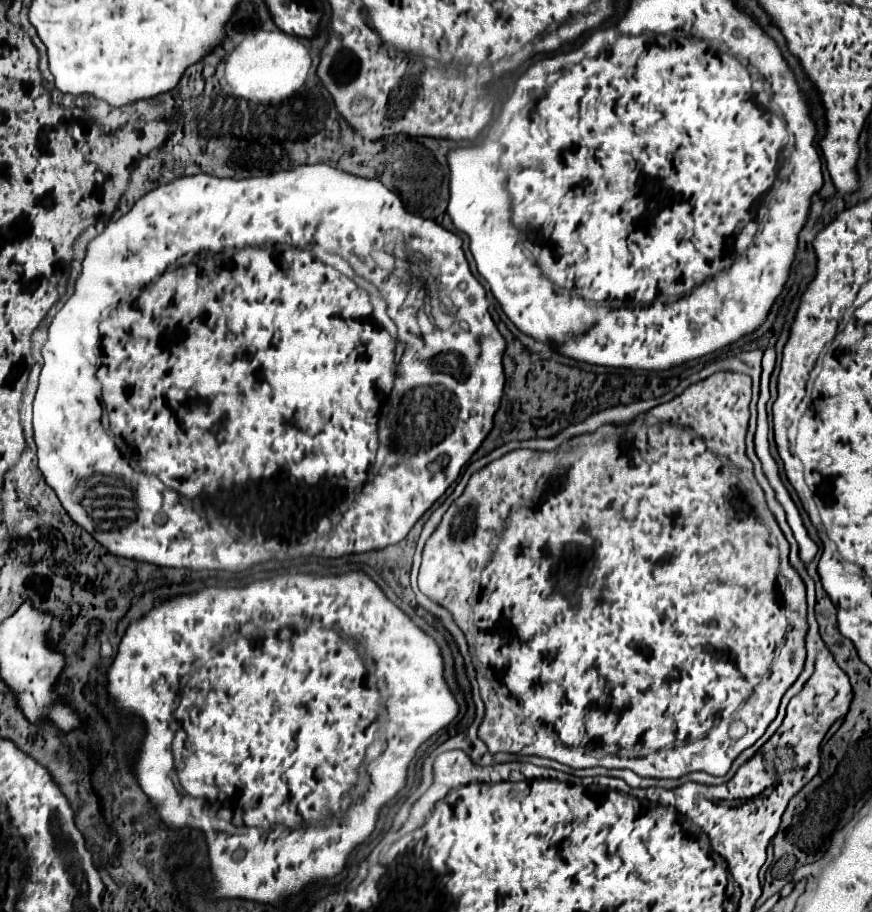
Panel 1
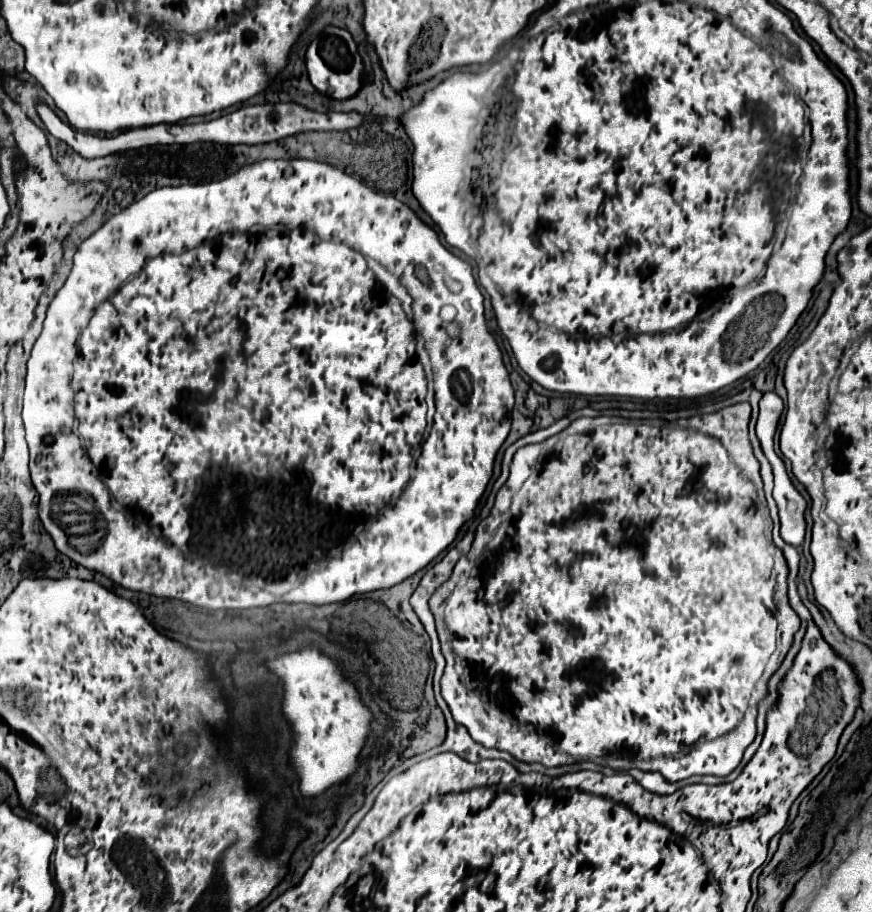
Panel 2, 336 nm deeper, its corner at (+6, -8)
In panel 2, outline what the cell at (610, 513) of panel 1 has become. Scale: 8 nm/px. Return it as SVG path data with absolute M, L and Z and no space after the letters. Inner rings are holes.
M740 402L740 404L734 404L734 406L722 408L718 412L712 412L712 414L680 418L680 420L674 420L674 422L666 422L666 420L628 420L628 418L620 418L620 416L578 418L566 430L562 430L560 434L556 434L556 436L552 436L544 442L528 444L528 446L518 448L518 452L514 454L512 464L510 464L510 476L504 482L504 486L498 490L490 516L480 522L470 552L464 554L462 560L458 560L458 564L452 572L450 584L446 580L442 586L438 586L438 590L434 590L434 594L430 598L430 610L436 616L436 630L438 630L438 638L442 642L442 654L446 658L446 670L444 670L444 676L442 676L442 682L440 682L442 698L446 700L456 724L464 726L470 732L472 740L480 742L486 748L504 750L504 752L512 754L516 760L522 760L522 762L542 762L548 768L591 761L602 766L610 766L614 770L638 768L638 770L646 770L646 772L660 772L666 778L666 782L678 782L678 780L690 778L694 774L728 776L742 762L744 750L756 738L758 703L766 698L768 680L780 668L782 660L786 658L788 650L792 648L794 634L800 628L800 618L788 606L788 598L786 598L784 578L788 578L788 570L784 570L780 576L776 574L776 558L774 556L776 556L778 548L772 544L772 520L770 520L770 514L768 514L762 484L754 484L750 480L748 470L758 470L760 464L752 454L750 442L746 442L746 438L748 438L748 420L750 420L750 404L748 402ZM722 492L734 492L734 502L722 502Z

